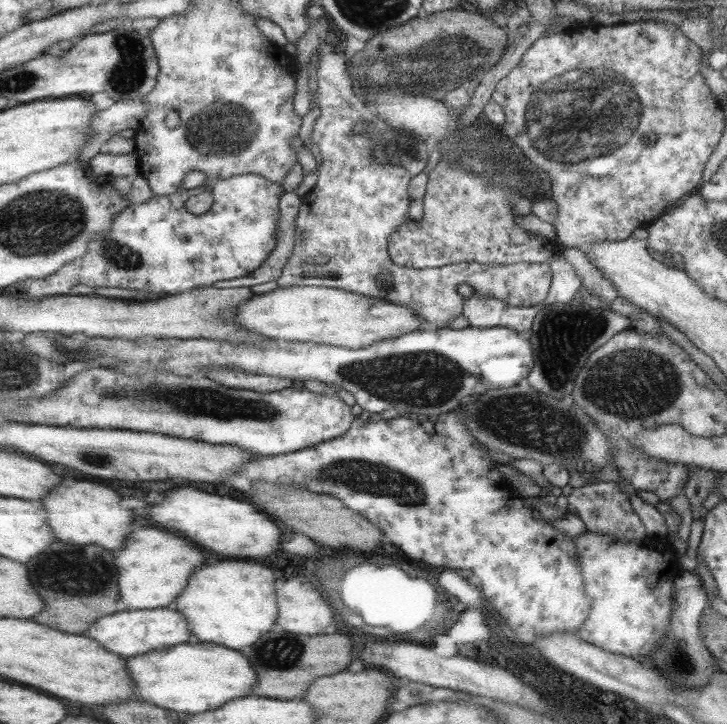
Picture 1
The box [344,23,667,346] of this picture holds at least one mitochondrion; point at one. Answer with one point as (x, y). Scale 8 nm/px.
(558, 125)

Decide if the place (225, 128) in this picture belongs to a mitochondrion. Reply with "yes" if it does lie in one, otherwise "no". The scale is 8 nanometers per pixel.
yes

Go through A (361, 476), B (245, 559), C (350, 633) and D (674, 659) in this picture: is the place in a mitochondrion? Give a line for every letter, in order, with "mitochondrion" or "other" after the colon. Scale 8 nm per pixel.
A: mitochondrion
B: other
C: other
D: mitochondrion

